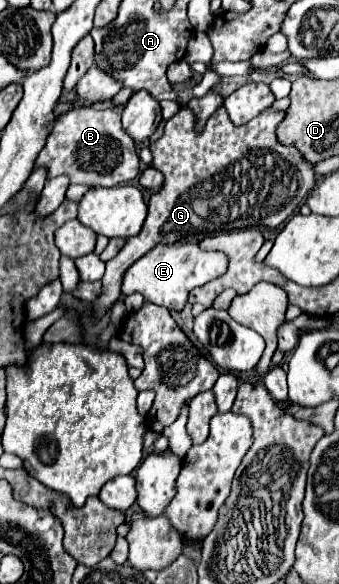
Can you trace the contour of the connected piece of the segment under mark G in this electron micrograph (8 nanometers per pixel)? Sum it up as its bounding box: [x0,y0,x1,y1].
[93,104,315,316]

